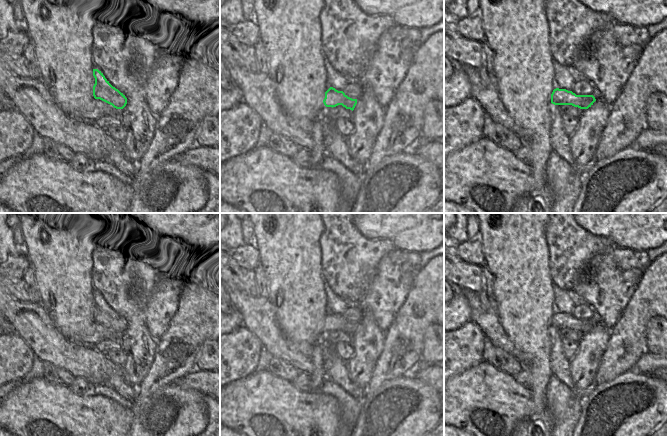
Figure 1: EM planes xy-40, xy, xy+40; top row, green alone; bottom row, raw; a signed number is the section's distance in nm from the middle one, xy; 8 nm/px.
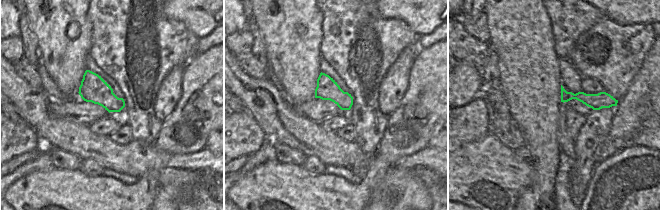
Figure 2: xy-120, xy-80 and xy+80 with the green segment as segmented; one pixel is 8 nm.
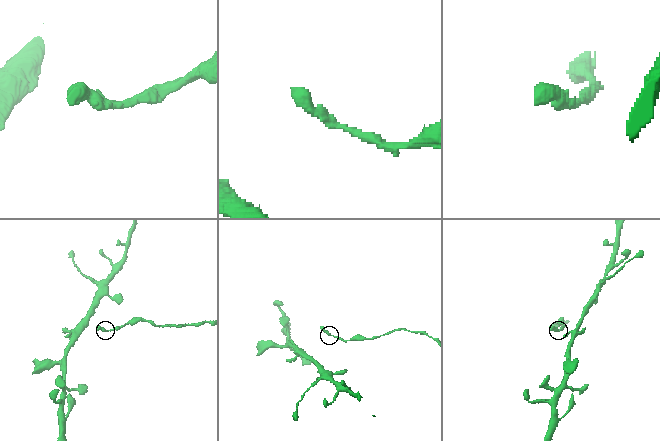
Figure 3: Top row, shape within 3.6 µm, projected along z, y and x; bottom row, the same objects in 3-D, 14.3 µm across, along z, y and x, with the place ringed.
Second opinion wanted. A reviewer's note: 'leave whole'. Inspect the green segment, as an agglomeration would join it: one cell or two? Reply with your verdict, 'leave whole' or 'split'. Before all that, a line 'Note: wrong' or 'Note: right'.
Note: right
leave whole

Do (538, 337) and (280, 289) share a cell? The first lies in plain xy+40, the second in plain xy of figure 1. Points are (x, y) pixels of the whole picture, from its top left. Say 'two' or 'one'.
one

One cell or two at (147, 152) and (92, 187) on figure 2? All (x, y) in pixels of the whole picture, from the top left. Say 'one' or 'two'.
two

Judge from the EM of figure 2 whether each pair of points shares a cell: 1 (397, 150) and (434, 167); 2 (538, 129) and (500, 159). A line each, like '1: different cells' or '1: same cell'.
1: different cells
2: different cells

